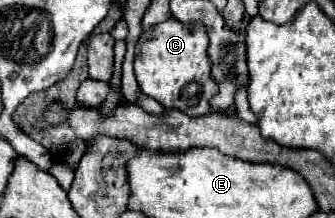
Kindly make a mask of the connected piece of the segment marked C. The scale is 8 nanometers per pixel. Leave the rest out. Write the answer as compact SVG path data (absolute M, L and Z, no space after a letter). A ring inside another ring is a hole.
M169 18L151 30L145 30L135 46L135 76L141 92L165 108L175 108L185 114L203 116L213 112L209 100L217 94L217 86L209 74L211 64L207 56L207 44L207 30L199 22L181 24L175 18ZM189 84L197 86L195 94L183 94Z

